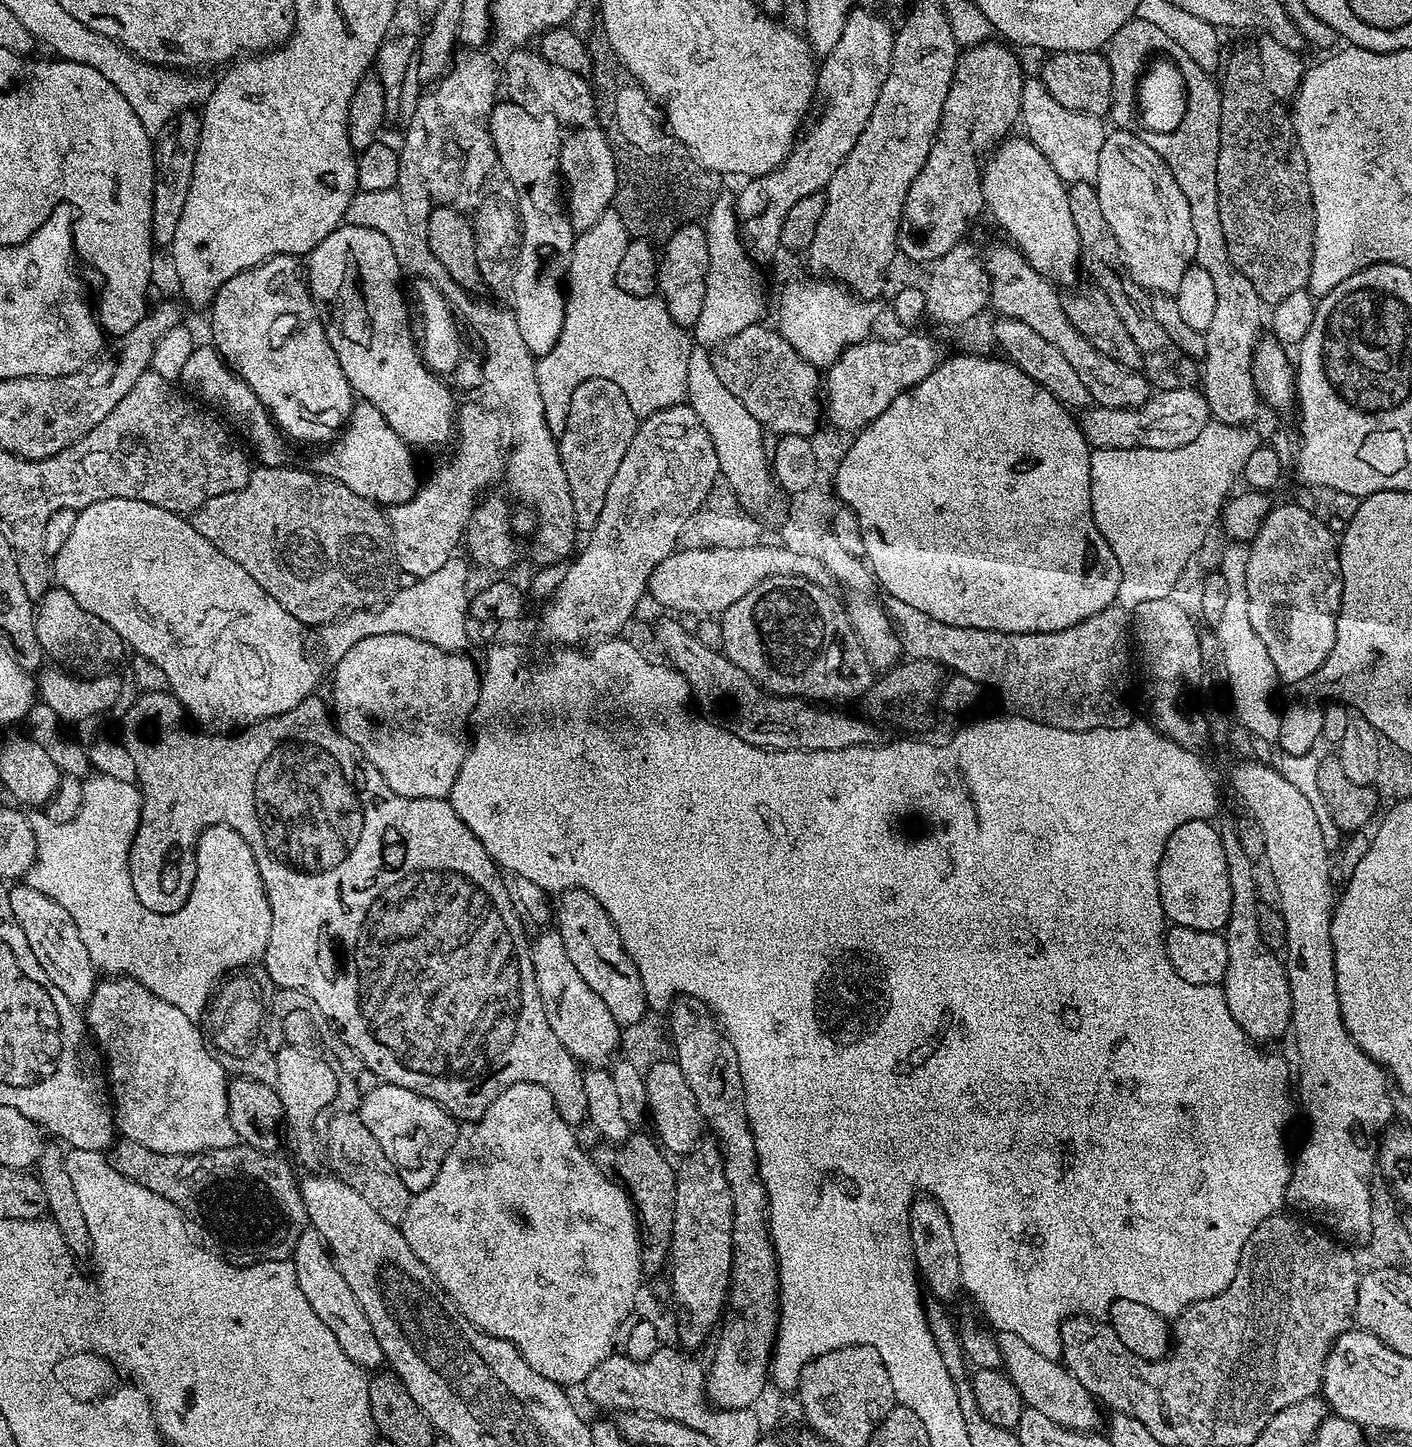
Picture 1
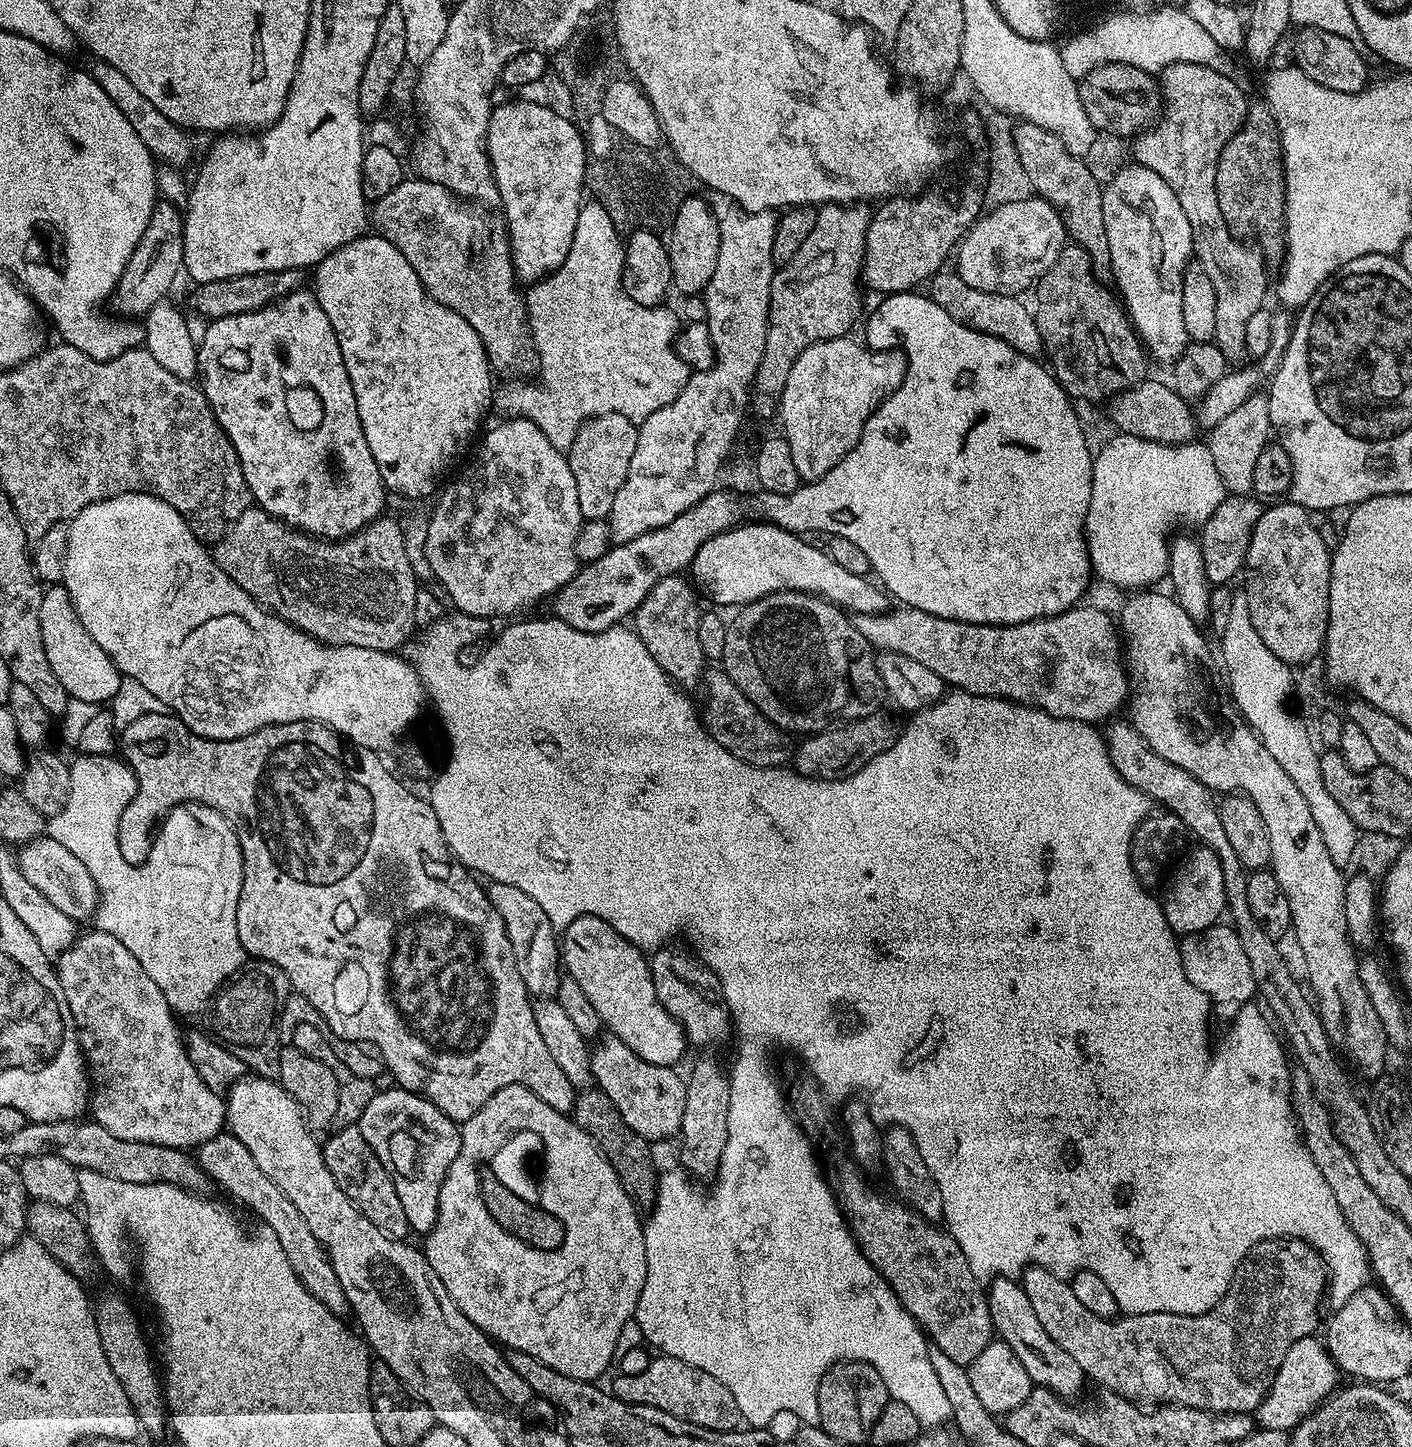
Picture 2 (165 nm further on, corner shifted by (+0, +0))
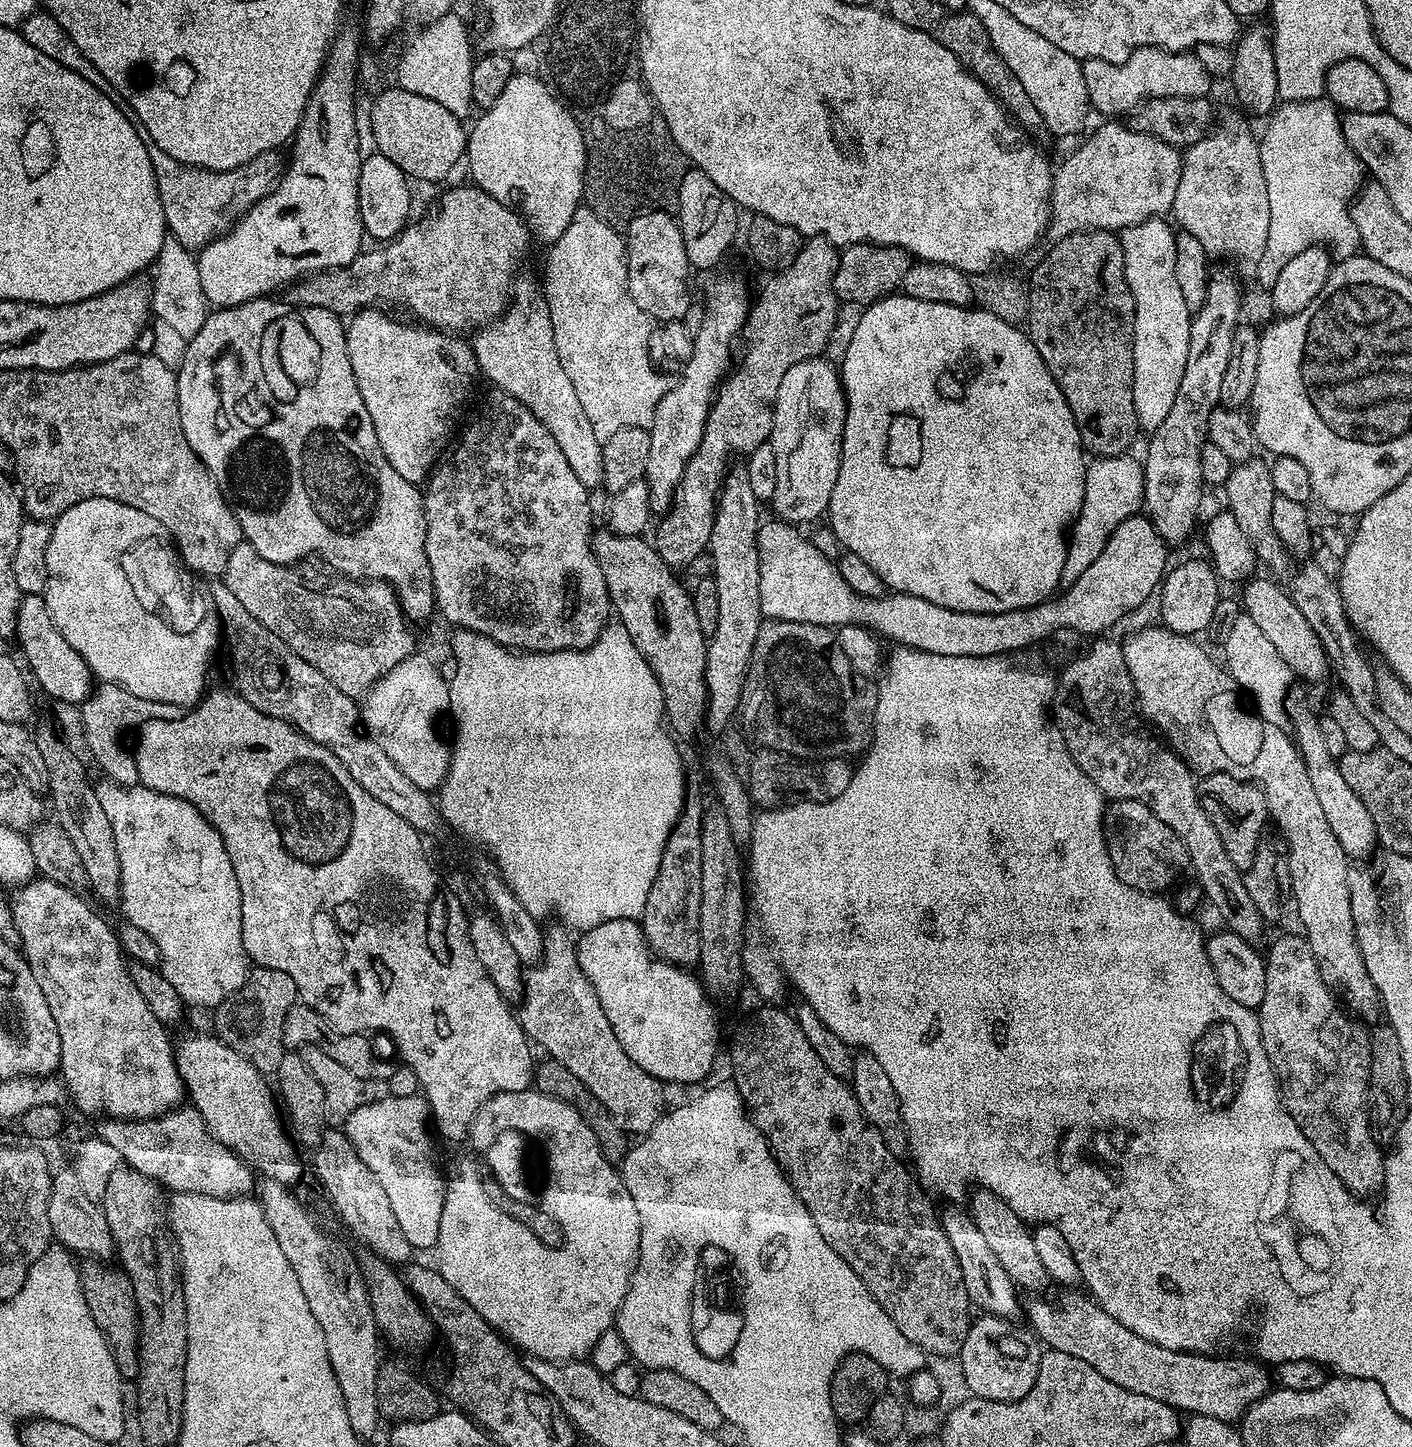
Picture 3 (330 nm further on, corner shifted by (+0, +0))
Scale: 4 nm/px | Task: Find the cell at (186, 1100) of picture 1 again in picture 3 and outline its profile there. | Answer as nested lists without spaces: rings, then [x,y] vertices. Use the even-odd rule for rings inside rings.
[[[33,878],[27,884],[19,885],[10,896],[10,905],[14,914],[14,926],[20,935],[19,947],[28,959],[30,970],[34,970],[34,978],[42,986],[42,994],[46,994],[46,1006],[50,1006],[50,1014],[54,1014],[54,1026],[58,1026],[58,1038],[62,1042],[62,1054],[60,1055],[59,1075],[70,1100],[73,1100],[84,1112],[104,1112],[107,1117],[118,1120],[149,1120],[152,1116],[159,1116],[161,1112],[169,1111],[185,1099],[186,1089],[184,1079],[178,1074],[176,1054],[173,1041],[168,1041],[169,1029],[146,1006],[142,994],[138,994],[138,986],[134,986],[134,978],[128,973],[128,960],[123,948],[120,946],[120,938],[115,927],[111,928],[86,901],[73,889],[62,886],[53,880]]]

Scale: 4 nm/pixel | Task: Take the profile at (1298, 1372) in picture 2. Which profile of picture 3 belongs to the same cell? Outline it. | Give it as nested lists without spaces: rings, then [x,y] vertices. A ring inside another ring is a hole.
[[[1064,1290],[1061,1293],[1053,1304],[1040,1300],[1044,1298],[1029,1299],[1032,1300],[1029,1304],[1027,1301],[1027,1323],[1036,1333],[1036,1339],[1051,1350],[1062,1350],[1062,1354],[1082,1358],[1082,1362],[1094,1366],[1102,1378],[1118,1382],[1122,1390],[1146,1394],[1146,1398],[1166,1402],[1166,1406],[1184,1414],[1236,1422],[1250,1405],[1262,1399],[1273,1387],[1274,1380],[1269,1369],[1255,1359],[1223,1360],[1217,1354],[1166,1350],[1166,1346],[1146,1342],[1146,1338],[1138,1338],[1134,1330],[1126,1330],[1126,1326],[1110,1318],[1110,1314],[1106,1314],[1106,1310],[1102,1310],[1091,1295],[1080,1290]]]

